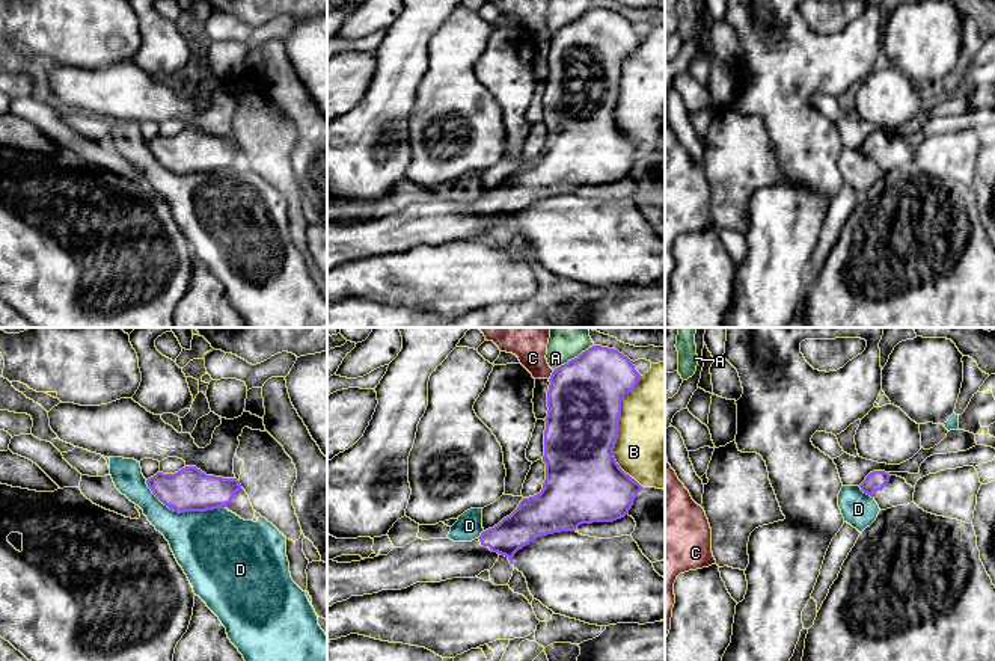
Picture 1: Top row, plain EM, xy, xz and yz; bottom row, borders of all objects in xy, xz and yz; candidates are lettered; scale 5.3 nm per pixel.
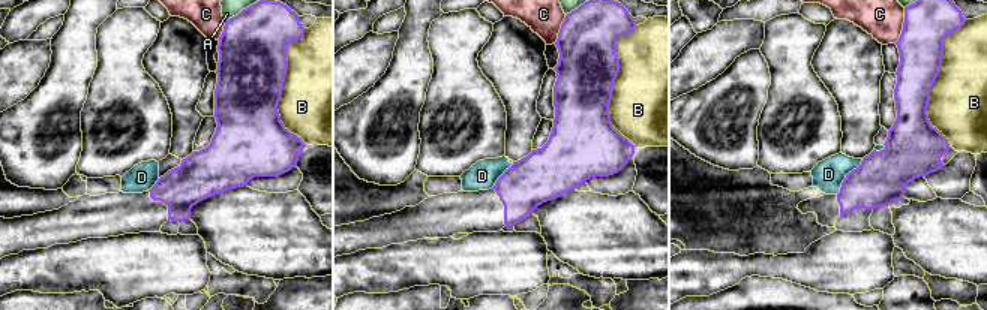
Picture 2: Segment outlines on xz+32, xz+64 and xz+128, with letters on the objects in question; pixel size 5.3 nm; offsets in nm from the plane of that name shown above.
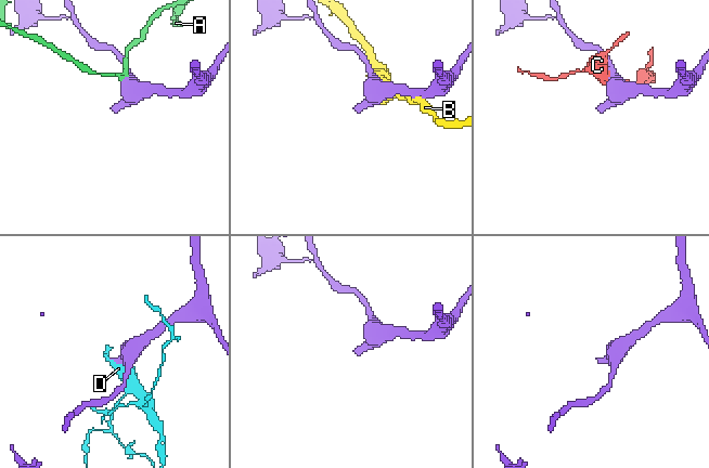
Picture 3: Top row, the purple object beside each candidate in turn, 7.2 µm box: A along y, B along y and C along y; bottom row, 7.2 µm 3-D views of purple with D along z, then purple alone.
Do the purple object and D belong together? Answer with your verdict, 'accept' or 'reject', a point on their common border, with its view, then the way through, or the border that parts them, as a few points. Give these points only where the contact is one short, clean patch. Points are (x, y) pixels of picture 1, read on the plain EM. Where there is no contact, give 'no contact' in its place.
reject; contact xy (183, 174)

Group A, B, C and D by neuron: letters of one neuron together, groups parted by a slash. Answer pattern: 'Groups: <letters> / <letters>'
Groups: A / B / C / D

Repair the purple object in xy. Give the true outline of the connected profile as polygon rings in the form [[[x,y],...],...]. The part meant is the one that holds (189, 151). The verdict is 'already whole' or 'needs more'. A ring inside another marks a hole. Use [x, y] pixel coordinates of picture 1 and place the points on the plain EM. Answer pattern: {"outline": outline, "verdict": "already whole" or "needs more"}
{"outline": [[[196,128],[175,136],[157,134],[146,146],[164,168],[179,175],[226,169],[241,151],[237,140],[207,137]]], "verdict": "already whole"}

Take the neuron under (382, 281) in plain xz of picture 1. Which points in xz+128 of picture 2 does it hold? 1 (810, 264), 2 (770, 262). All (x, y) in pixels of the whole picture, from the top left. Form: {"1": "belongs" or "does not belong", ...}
{"1": "belongs", "2": "belongs"}

